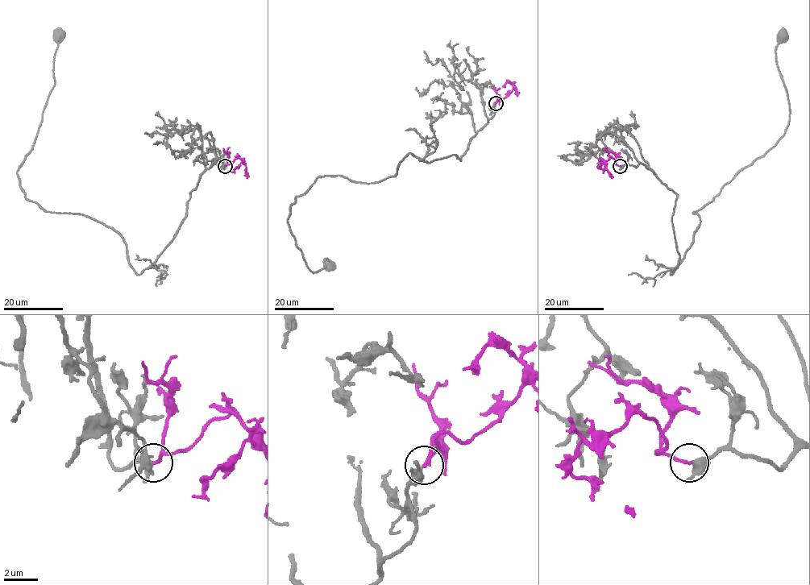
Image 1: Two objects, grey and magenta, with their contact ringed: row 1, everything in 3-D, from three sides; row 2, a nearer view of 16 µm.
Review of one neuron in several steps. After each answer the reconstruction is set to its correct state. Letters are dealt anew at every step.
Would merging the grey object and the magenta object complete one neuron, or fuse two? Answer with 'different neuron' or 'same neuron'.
same neuron

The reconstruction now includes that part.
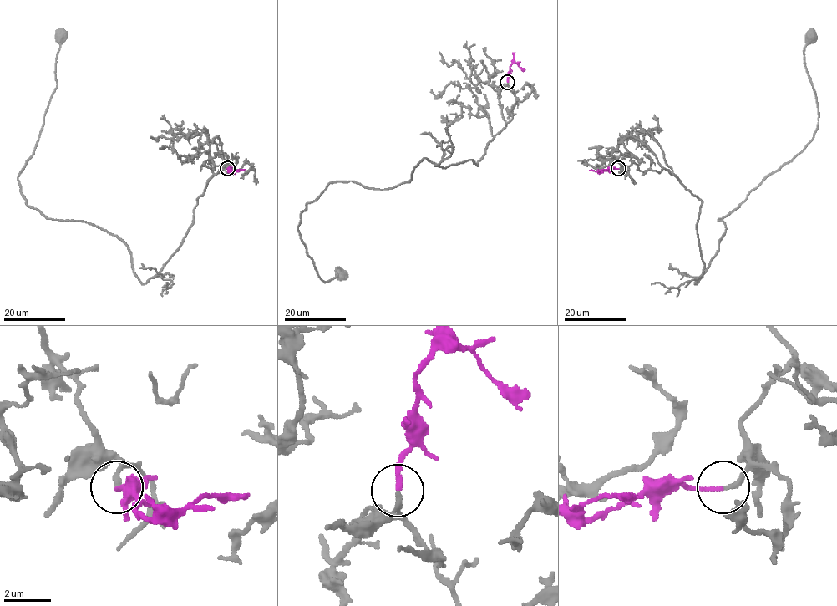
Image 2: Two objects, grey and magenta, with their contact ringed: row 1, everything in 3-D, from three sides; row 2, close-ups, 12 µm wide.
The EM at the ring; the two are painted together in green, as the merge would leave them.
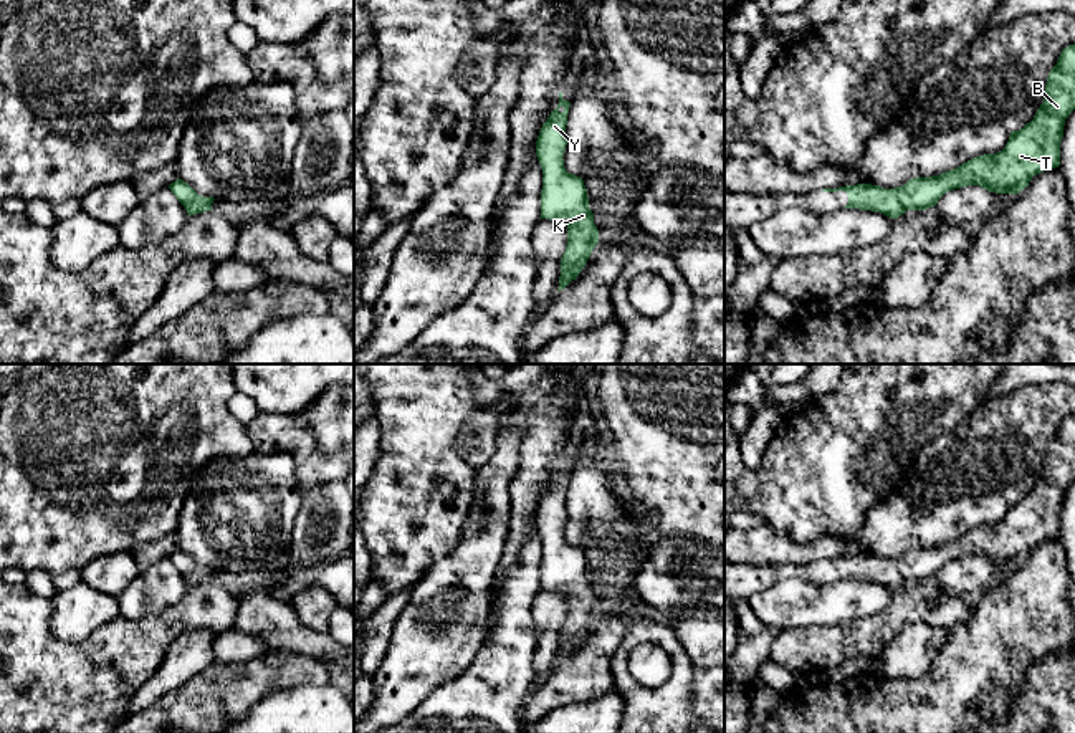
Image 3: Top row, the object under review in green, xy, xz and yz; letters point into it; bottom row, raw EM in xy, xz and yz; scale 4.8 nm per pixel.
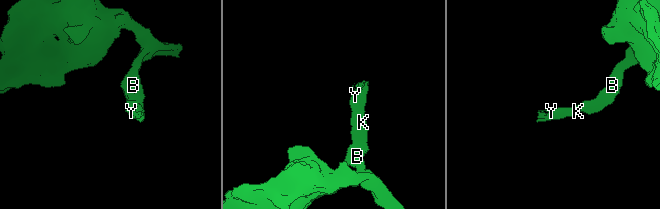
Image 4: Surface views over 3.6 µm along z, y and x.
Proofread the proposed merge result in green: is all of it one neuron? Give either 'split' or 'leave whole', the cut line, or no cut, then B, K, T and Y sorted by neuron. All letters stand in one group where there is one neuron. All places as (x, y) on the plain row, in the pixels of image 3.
leave whole; cut none; groups B K T Y

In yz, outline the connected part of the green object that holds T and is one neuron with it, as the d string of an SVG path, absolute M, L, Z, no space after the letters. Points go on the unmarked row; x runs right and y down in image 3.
M1075 415L1062 420L1057 435L1050 440L1044 473L1034 490L1022 500L1012 501L1006 518L996 525L977 526L959 538L931 548L915 548L905 556L883 559L872 554L845 556L838 559L822 559L824 563L843 561L848 574L843 579L860 579L880 582L890 589L898 589L906 581L926 581L949 561L979 556L996 564L1019 564L1034 546L1060 536L1060 513L1063 508L1065 490L1075 480Z

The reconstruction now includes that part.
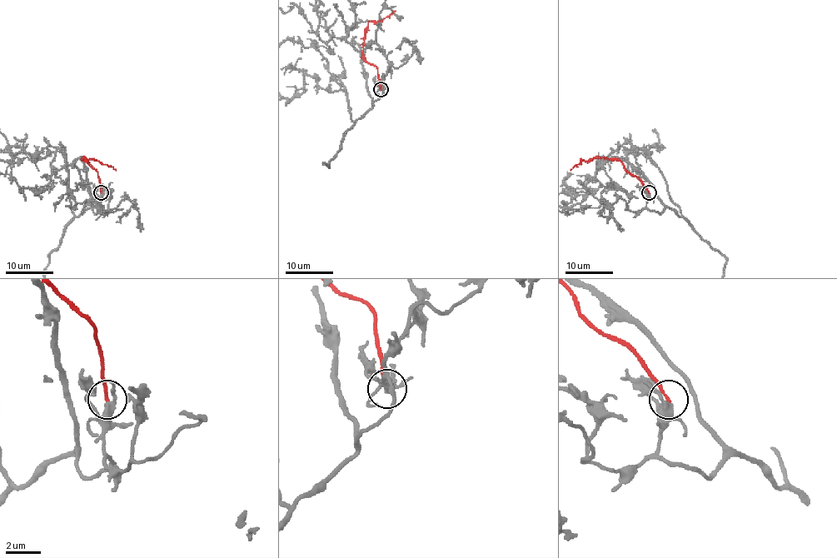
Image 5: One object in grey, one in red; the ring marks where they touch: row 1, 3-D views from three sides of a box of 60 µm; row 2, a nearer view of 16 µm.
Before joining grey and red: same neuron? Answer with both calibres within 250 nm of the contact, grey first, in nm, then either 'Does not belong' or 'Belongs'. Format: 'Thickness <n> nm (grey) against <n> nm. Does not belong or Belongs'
Thickness 380 nm (grey) against 170 nm. Does not belong

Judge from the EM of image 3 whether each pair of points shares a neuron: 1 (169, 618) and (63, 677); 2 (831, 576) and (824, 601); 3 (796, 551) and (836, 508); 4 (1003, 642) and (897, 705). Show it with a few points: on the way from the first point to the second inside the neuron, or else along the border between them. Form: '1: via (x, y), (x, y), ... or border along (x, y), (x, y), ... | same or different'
1: via (143, 644), (119, 657), (111, 657), (90, 677) | same
2: border along (791, 576), (816, 584), (832, 584), (842, 579) | different
3: border along (769, 525), (799, 543), (826, 535), (840, 538) | different
4: via (976, 669), (940, 705), (923, 705) | same

